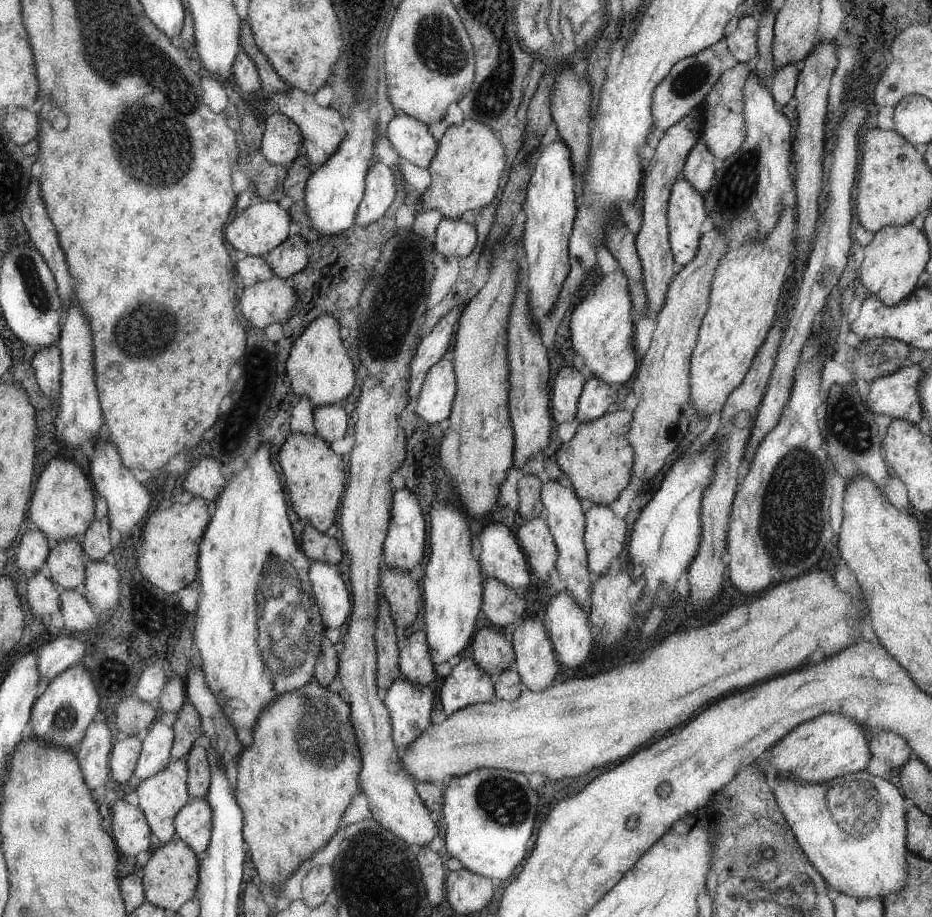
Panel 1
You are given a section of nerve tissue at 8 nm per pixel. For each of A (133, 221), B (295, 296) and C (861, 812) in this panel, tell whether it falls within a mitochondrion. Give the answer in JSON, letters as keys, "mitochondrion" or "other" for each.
{"A":"other","B":"other","C":"mitochondrion"}

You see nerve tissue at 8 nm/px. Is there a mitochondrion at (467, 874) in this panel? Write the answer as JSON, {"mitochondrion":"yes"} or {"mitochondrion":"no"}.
{"mitochondrion":"no"}

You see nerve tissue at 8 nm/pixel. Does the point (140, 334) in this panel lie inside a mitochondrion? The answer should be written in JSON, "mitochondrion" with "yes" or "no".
{"mitochondrion":"yes"}

